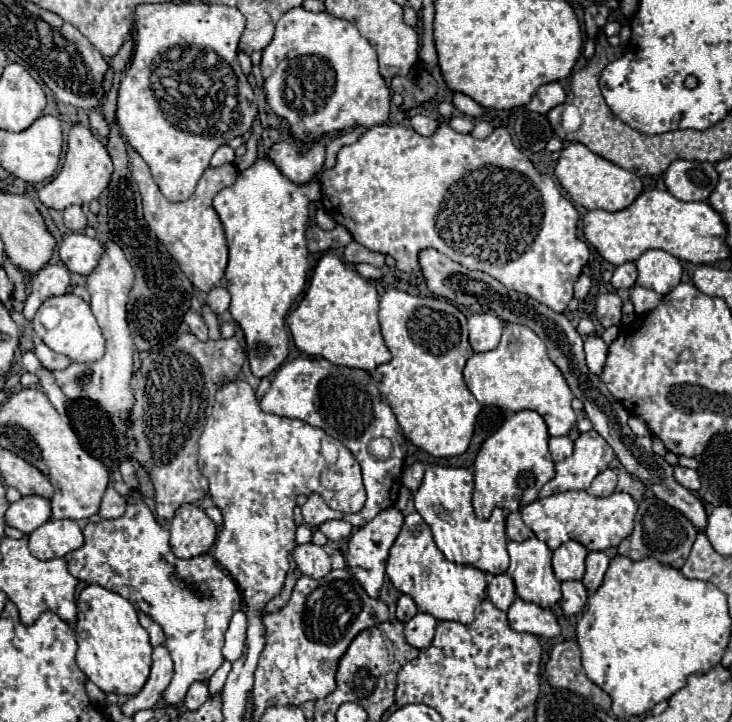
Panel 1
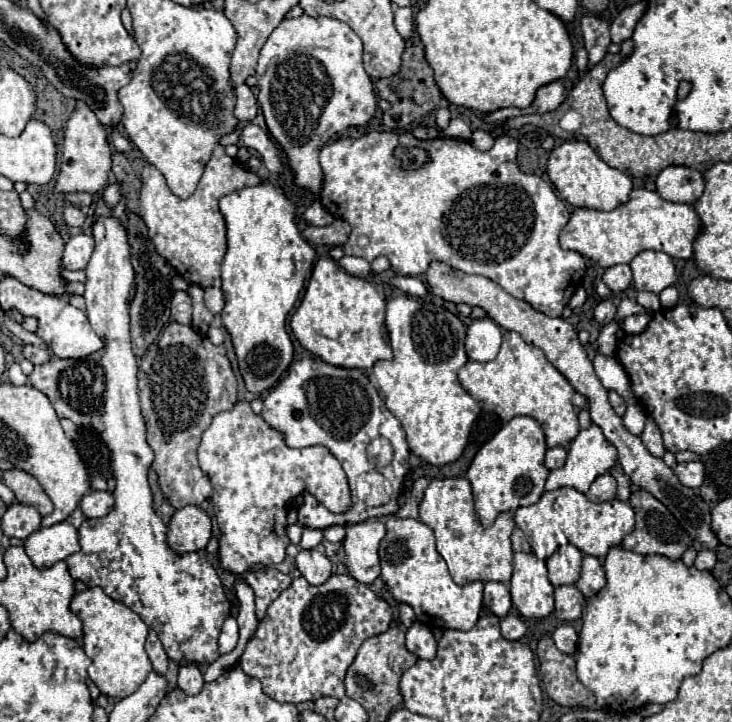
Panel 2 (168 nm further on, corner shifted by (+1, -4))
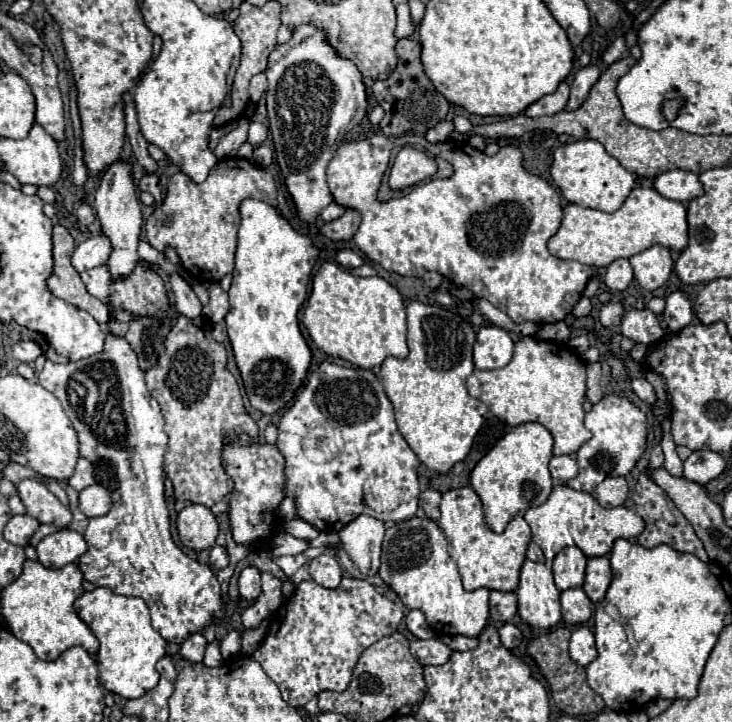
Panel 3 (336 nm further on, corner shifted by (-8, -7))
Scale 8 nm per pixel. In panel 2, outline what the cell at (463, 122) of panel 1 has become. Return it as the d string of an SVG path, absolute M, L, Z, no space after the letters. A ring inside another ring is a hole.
M453 118L451 120L451 124L445 128L445 132L443 132L445 136L449 136L449 138L461 138L461 140L471 140L471 128L463 122L463 120L459 120L459 118Z

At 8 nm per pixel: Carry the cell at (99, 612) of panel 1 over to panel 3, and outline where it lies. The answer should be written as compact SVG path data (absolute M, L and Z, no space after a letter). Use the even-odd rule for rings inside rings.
M96 587L94 591L82 593L76 599L74 609L100 641L100 651L96 655L100 681L110 693L122 695L124 699L138 699L156 687L156 663L166 655L168 643L152 629L150 611L140 597L114 595L108 587Z

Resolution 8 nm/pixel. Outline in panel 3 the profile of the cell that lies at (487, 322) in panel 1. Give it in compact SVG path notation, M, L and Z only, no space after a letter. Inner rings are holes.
M486 325L478 331L474 343L474 367L476 369L500 369L512 359L514 341L506 329Z

